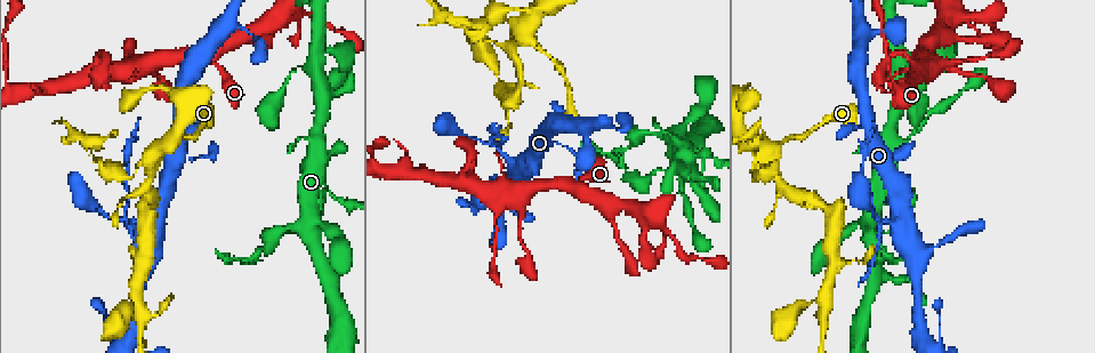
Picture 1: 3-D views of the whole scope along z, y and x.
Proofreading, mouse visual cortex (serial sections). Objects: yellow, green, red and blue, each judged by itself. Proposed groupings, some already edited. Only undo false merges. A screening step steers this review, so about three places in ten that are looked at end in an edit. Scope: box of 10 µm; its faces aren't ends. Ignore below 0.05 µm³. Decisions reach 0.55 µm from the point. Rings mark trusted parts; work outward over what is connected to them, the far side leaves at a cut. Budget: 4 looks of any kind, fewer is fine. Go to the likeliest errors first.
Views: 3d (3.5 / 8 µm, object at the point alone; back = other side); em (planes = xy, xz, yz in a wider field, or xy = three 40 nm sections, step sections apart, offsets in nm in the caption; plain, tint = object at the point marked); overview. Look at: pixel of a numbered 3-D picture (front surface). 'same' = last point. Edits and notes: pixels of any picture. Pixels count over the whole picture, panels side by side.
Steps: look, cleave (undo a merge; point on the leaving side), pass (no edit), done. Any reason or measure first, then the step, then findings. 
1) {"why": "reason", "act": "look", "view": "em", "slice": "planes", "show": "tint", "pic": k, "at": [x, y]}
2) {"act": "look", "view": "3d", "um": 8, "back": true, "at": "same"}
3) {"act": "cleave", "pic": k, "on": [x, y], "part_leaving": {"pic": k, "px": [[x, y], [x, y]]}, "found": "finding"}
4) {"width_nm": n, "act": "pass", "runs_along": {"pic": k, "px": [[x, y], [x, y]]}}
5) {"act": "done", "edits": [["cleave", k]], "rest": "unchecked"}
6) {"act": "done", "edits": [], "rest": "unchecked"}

{"why": "four-way junction", "act": "look", "view": "3d", "um": 8, "pic": 1, "at": [773, 144]}

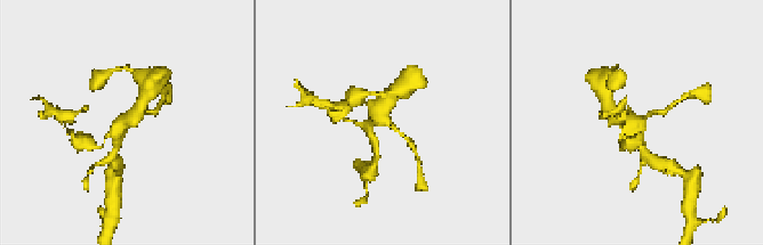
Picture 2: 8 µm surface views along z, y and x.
{"why": "zoom in", "act": "look", "view": "3d", "um": 3.5, "at": "same"}

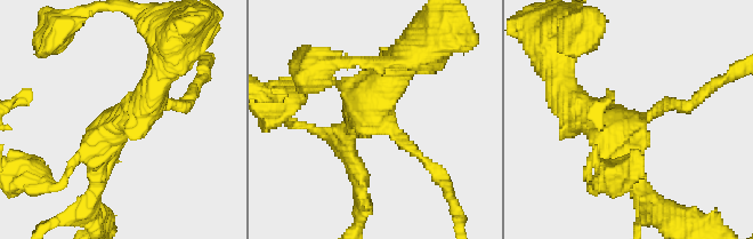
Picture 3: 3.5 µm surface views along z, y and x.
{"arm_widths_nm": [150, 300, 300, 450], "act": "pass", "runs_along": {"pic": 3, "px": [[180, 103], [116, 130], [96, 191]]}, "found": "one cell here"}

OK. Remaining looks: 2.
{"why": "a narrow waist", "act": "look", "view": "3d", "um": 3.5, "pic": 1, "at": [461, 23]}

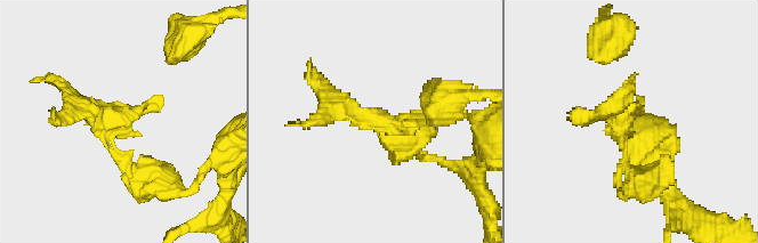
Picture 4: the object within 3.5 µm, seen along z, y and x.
{"why": "need the tissue", "act": "look", "view": "em", "slice": "xy", "step": 3, "show": "tint", "pic": 4, "at": [624, 140]}

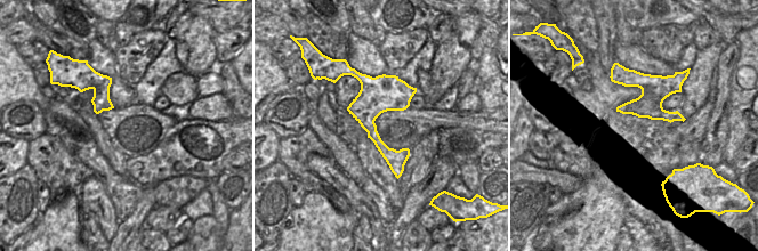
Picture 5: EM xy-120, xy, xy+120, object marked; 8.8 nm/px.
{"act": "cleave", "pic": 4, "on": [123, 130], "part_leaving": {"pic": 4, "px": [[128, 169], [114, 137], [65, 88]]}, "found": "two cells meet here"}

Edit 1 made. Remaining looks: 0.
{"act": "done", "edits": [["cleave", 4]], "rest": "unchecked"}

